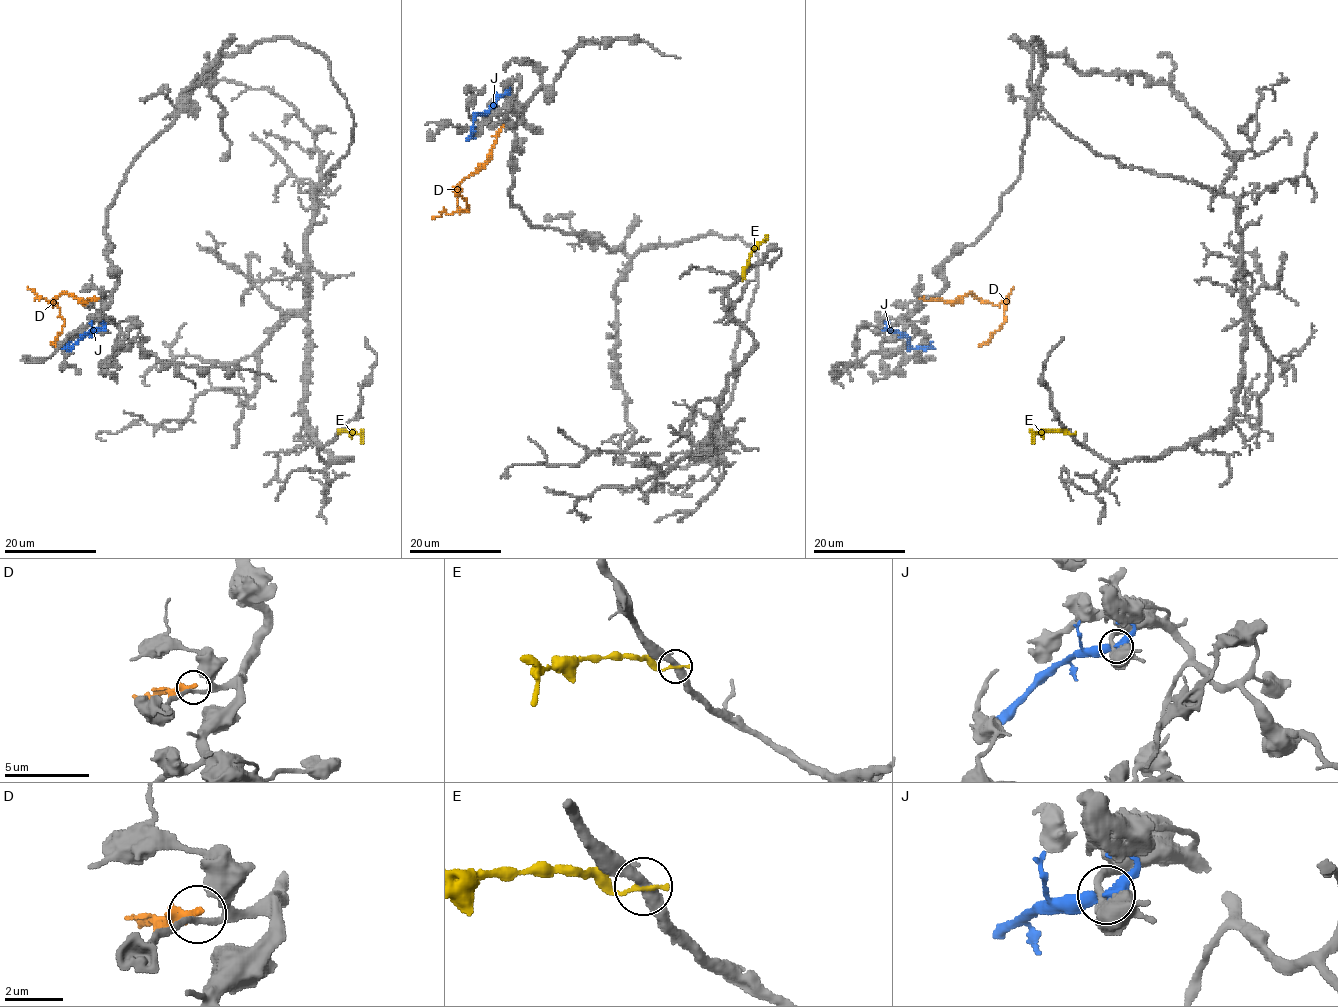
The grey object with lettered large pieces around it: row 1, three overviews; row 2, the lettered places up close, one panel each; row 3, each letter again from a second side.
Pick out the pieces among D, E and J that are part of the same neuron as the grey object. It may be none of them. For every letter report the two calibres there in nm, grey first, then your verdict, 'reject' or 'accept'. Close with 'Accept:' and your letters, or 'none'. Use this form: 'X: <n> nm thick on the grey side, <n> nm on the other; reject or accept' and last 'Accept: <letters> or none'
D: 200 nm thick on the grey side, 260 nm on the other; reject
E: 380 nm thick on the grey side, 180 nm on the other; reject
J: 320 nm thick on the grey side, 440 nm on the other; reject
Accept: none

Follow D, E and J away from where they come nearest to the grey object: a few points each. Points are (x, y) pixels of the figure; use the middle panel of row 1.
D: (502, 126), (488, 161), (457, 188), (457, 205), (468, 210), (467, 202), (460, 195), (460, 185)
E: (744, 275), (742, 270), (749, 254), (767, 236)
J: (506, 93), (474, 119), (471, 134), (475, 138)

